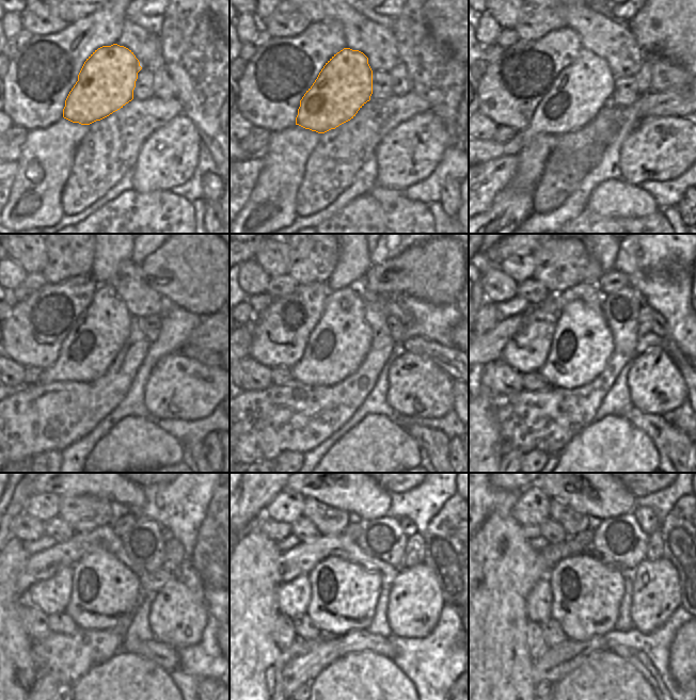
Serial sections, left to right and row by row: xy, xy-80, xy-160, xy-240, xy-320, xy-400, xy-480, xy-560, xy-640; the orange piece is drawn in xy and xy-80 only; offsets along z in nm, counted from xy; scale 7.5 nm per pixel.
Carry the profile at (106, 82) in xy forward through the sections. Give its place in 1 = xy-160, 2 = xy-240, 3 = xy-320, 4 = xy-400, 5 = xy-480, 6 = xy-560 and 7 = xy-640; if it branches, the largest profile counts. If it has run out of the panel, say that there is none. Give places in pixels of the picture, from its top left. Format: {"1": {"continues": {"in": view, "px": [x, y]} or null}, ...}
{"1": {"continues": {"in": "xy-160", "px": [583, 88]}}, "2": {"continues": {"in": "xy-240", "px": [97, 336]}}, "3": {"continues": {"in": "xy-320", "px": [339, 341]}}, "4": {"continues": {"in": "xy-400", "px": [582, 344]}}, "5": {"continues": {"in": "xy-480", "px": [104, 591]}}, "6": {"continues": {"in": "xy-560", "px": [344, 595]}}, "7": {"continues": {"in": "xy-640", "px": [586, 592]}}}

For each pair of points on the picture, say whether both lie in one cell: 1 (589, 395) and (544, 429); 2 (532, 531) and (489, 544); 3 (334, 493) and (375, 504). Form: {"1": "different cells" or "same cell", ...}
{"1": "same cell", "2": "different cells", "3": "same cell"}

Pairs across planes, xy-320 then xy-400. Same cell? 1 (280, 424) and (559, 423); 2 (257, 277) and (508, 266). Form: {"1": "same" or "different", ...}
{"1": "same", "2": "different"}

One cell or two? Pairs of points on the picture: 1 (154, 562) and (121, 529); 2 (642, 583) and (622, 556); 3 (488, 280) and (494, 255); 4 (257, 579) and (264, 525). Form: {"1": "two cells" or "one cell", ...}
{"1": "two cells", "2": "two cells", "3": "two cells", "4": "two cells"}

